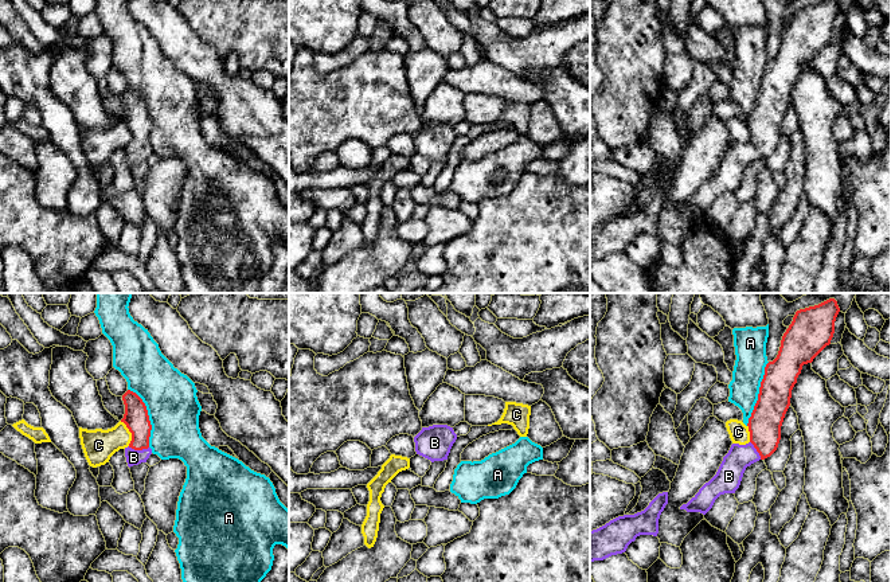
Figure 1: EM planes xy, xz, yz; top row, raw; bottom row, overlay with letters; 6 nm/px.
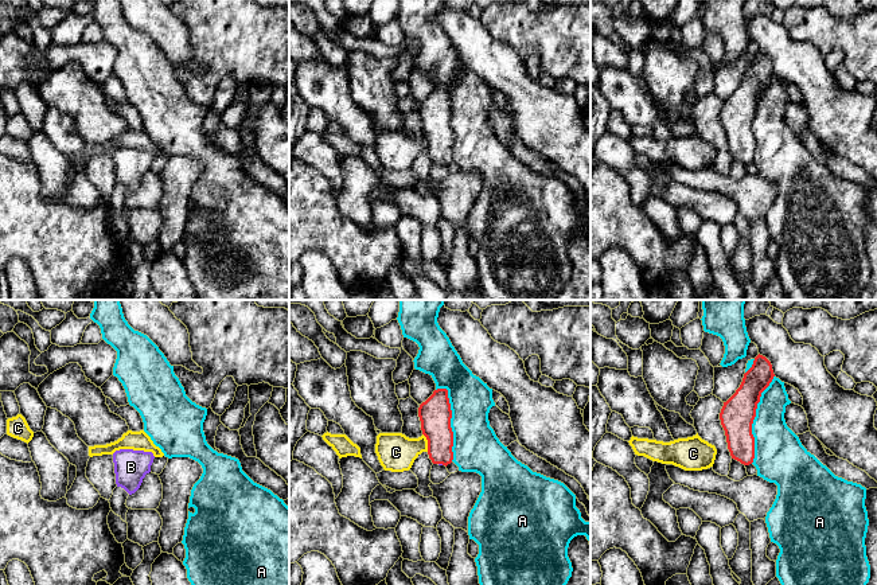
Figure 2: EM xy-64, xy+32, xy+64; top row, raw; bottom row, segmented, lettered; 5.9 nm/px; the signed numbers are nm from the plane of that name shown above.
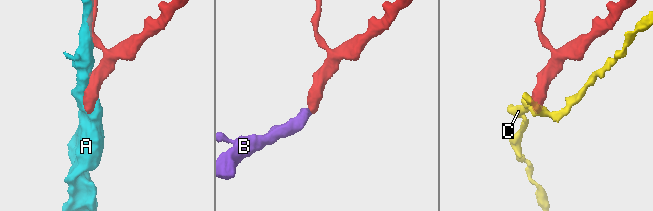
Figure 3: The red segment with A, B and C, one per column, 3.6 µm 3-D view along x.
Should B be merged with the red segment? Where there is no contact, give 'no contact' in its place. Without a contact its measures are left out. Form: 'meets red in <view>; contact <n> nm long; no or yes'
meets red in xy; contact 130 nm long; yes

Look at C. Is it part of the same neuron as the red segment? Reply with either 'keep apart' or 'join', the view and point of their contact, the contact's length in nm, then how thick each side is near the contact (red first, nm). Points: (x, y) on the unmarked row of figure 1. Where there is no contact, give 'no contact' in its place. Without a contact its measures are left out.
keep apart | xy (131, 131) | 160 nm | 150/200 nm

